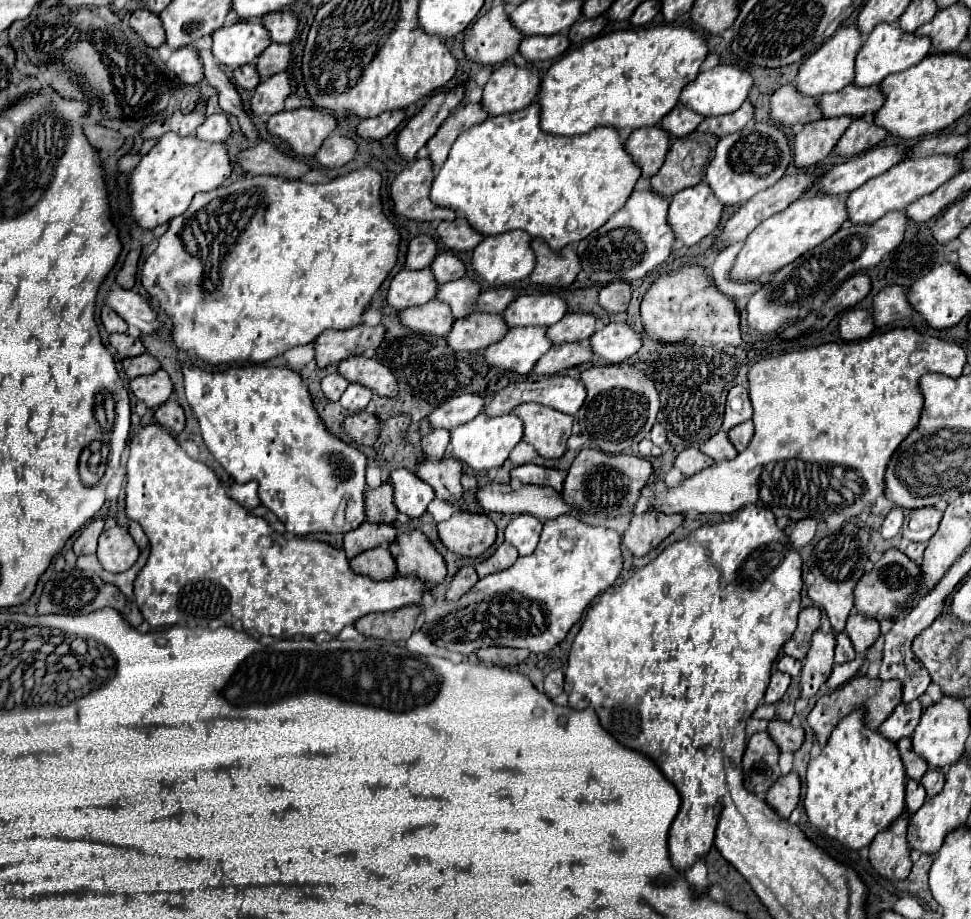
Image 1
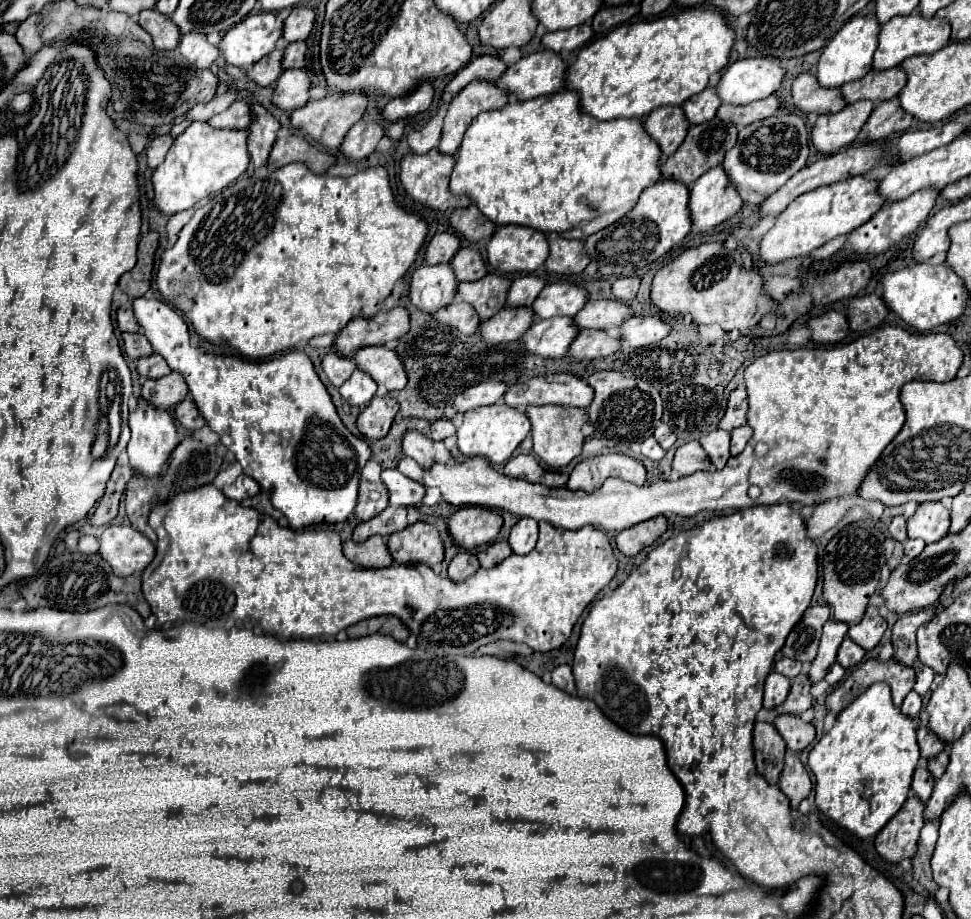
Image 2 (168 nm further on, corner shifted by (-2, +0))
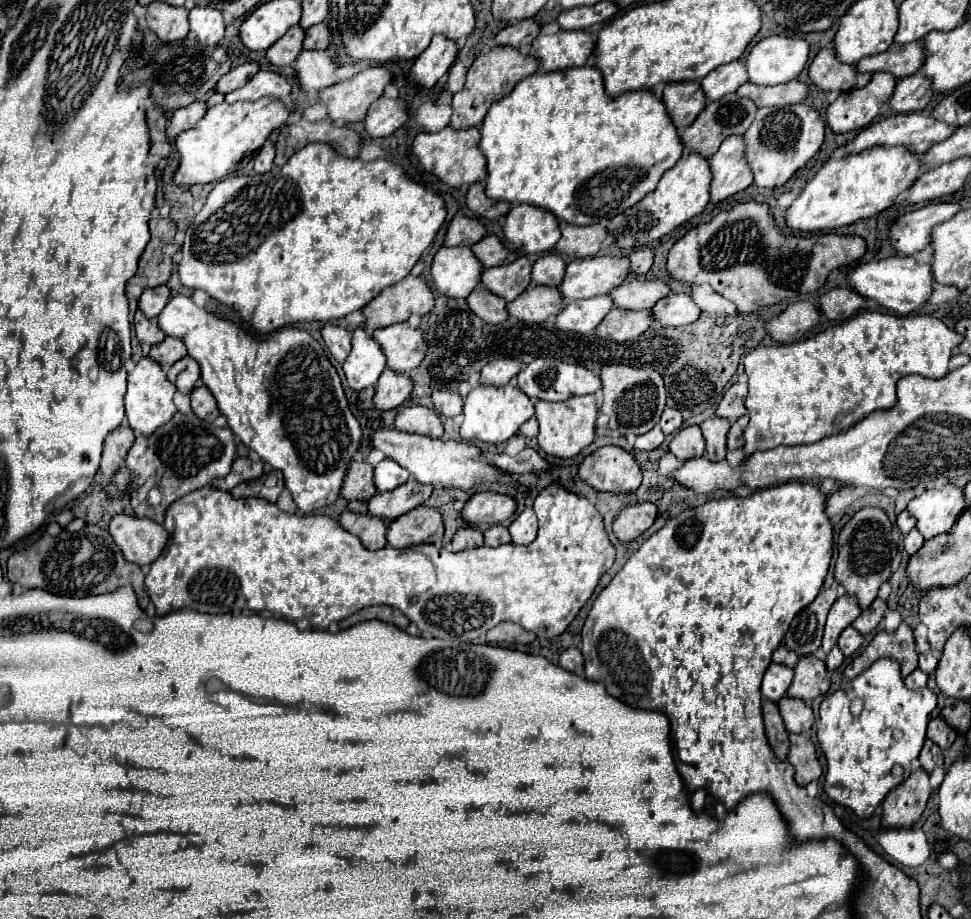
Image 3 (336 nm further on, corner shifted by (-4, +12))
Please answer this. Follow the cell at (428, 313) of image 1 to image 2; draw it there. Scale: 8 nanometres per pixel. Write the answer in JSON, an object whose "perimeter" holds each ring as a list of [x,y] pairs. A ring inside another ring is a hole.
{"perimeter":[[[459,299],[451,301],[445,309],[439,309],[437,313],[433,313],[433,317],[437,321],[441,321],[443,325],[459,329],[465,335],[473,335],[477,331],[477,325],[479,325],[479,317],[471,309],[471,305],[459,301]]]}

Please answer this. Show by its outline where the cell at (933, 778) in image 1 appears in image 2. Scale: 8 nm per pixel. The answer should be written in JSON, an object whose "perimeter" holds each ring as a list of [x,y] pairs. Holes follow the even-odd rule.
{"perimeter":[[[941,751],[937,757],[933,757],[933,759],[927,763],[927,769],[929,769],[929,773],[931,773],[935,779],[939,779],[939,777],[945,773],[947,763],[949,763],[949,753],[947,753],[947,751]]]}

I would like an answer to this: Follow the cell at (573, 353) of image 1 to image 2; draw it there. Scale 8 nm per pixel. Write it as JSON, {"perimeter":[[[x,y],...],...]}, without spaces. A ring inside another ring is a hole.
{"perimeter":[[[581,331],[579,337],[573,339],[573,343],[569,345],[567,357],[575,359],[575,361],[583,361],[583,359],[597,359],[597,357],[607,357],[613,355],[619,349],[619,339],[607,335],[605,331]]]}

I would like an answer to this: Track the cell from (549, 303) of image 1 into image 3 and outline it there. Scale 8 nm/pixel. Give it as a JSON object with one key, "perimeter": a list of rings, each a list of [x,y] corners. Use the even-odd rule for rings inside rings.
{"perimeter":[[[603,255],[575,259],[567,265],[567,273],[559,289],[565,299],[589,299],[613,291],[629,273],[629,257]]]}

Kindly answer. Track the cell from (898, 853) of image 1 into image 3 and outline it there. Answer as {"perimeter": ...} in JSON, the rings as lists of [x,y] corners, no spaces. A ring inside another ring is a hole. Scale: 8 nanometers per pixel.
{"perimeter":[[[919,767],[901,785],[887,793],[883,801],[881,827],[911,827],[915,821],[919,821],[931,791],[929,773]]]}

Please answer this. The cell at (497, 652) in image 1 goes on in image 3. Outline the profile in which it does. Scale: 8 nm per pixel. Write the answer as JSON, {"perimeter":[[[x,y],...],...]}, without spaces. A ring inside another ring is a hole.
{"perimeter":[[[499,623],[487,633],[489,643],[533,643],[535,635],[515,623]]]}

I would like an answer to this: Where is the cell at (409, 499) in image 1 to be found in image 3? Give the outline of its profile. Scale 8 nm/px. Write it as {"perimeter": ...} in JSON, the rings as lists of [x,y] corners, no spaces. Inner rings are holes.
{"perimeter":[[[383,459],[381,463],[375,465],[375,487],[377,491],[389,491],[395,489],[397,485],[403,485],[409,479],[409,471],[401,469],[401,465],[397,465],[395,461]]]}

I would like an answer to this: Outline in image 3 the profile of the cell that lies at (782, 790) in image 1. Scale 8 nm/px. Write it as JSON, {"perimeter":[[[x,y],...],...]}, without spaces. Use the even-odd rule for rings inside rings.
{"perimeter":[[[789,735],[789,763],[795,767],[795,781],[799,785],[807,785],[813,779],[819,779],[823,769],[817,757],[817,749],[807,735]]]}

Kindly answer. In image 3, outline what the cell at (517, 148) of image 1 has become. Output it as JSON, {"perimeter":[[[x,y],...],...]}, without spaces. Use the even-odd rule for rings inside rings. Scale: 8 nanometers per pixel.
{"perimeter":[[[595,65],[551,73],[537,71],[525,77],[507,97],[491,105],[481,125],[481,151],[487,159],[487,197],[543,207],[573,225],[601,223],[637,205],[653,193],[661,175],[681,159],[683,149],[661,97],[655,97],[649,89],[609,97],[603,75]]]}

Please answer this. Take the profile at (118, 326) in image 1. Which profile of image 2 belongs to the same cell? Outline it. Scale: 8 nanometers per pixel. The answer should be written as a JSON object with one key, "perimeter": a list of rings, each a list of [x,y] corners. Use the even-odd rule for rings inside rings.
{"perimeter":[[[125,303],[117,309],[117,327],[119,331],[129,331],[129,333],[137,333],[139,327],[137,327],[137,321],[131,313],[131,303]]]}

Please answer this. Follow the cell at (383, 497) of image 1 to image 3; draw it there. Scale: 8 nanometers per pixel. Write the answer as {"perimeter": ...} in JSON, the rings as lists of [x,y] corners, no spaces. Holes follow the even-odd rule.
{"perimeter":[[[351,463],[345,475],[345,481],[341,485],[341,497],[345,497],[347,501],[353,499],[369,499],[375,493],[375,485],[373,485],[373,467],[369,463]]]}

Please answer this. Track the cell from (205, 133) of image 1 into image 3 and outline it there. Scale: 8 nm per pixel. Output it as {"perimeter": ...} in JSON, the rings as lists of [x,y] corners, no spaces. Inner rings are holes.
{"perimeter":[[[259,71],[257,77],[253,77],[245,87],[225,95],[227,103],[235,103],[235,101],[257,101],[263,95],[275,95],[279,99],[287,99],[291,93],[291,83],[275,73],[275,71]]]}

